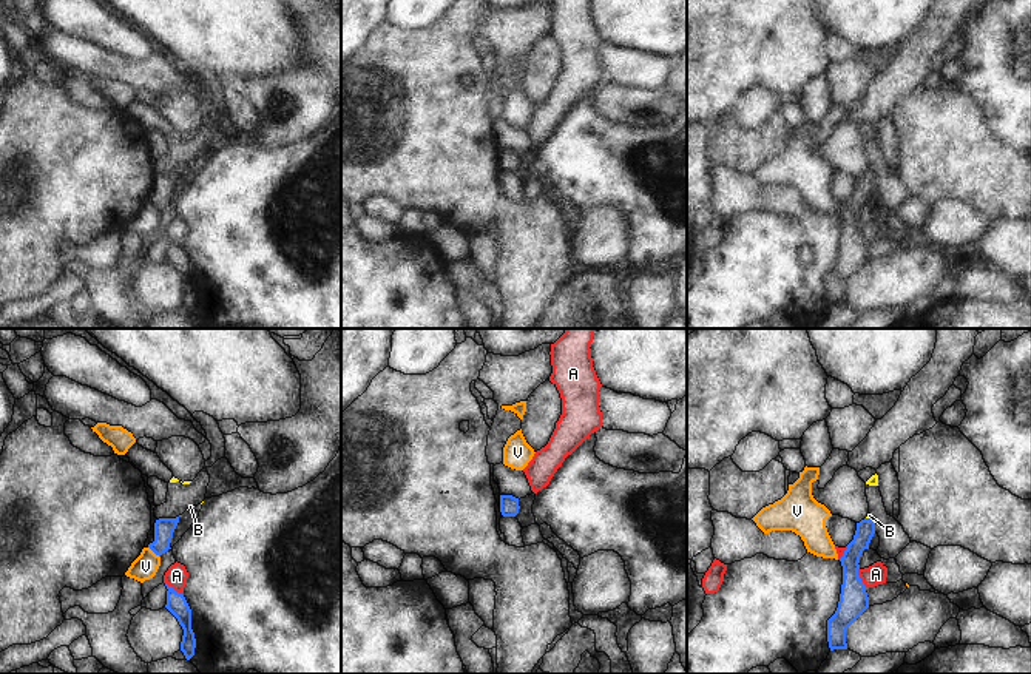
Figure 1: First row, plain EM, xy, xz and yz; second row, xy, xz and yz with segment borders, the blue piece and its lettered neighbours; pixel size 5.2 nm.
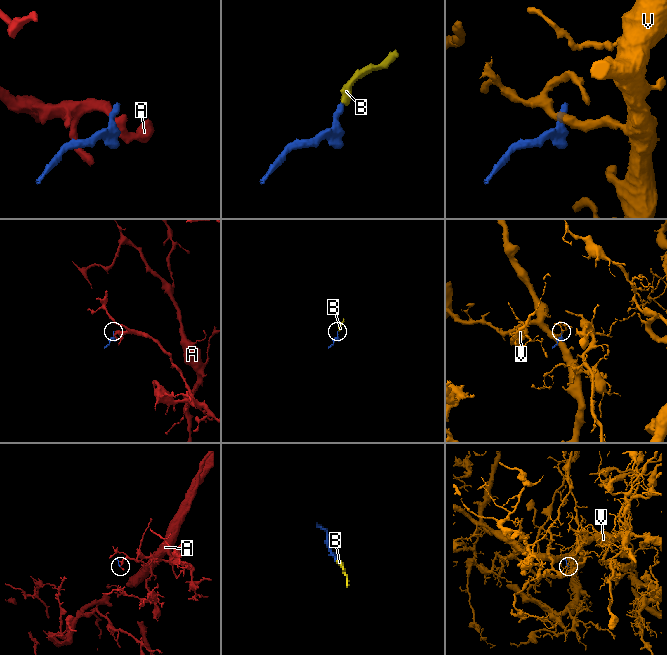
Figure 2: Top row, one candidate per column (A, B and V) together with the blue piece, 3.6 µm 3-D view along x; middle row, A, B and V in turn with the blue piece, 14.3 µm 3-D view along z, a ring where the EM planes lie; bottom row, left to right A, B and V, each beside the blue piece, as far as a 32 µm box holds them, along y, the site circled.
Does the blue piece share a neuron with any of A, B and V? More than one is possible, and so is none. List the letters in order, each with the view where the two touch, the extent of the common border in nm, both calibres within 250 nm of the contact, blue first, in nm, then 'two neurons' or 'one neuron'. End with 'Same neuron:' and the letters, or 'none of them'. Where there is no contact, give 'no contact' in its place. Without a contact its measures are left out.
A: yz | 110 nm | 150/110 nm | two neurons
B: yz | 30 nm | 100/20 nm | one neuron
V: xy | 90 nm | 110/130 nm | two neurons
Same neuron: B

